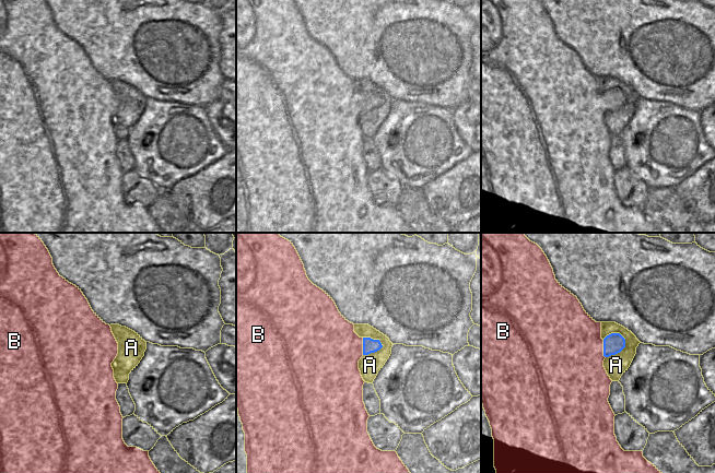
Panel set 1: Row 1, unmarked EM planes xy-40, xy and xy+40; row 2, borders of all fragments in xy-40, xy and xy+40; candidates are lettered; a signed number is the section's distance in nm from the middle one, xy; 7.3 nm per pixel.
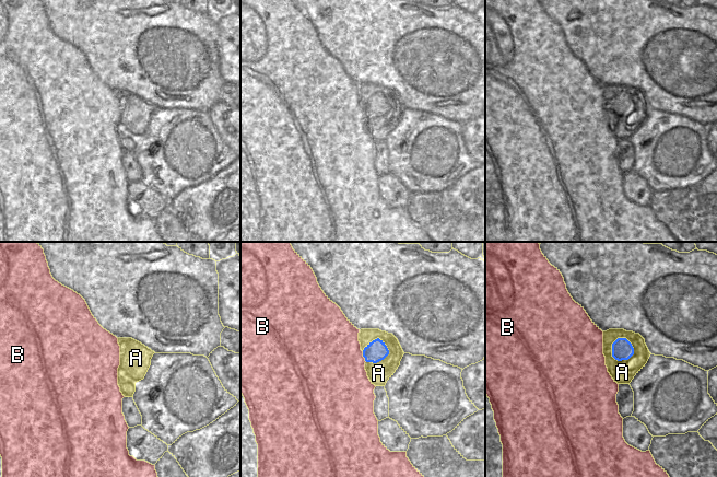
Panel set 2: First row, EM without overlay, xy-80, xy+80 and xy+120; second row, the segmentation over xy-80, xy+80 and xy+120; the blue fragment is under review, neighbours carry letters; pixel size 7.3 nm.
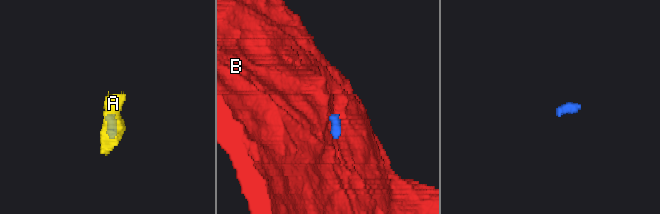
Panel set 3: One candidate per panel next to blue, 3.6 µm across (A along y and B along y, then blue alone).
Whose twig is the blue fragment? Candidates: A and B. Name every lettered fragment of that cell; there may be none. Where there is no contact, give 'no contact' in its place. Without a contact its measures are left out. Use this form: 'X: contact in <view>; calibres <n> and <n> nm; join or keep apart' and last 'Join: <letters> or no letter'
A: contact in xy+40; calibres 150 and 160 nm; join
B: contact in xy+40; calibres 150 and 500 nm; keep apart
Join: A

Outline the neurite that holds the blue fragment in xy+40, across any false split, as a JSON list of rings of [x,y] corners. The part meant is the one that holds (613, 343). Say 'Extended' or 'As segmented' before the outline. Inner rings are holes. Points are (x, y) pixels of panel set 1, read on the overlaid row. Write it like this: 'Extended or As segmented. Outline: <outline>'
Extended. Outline: [[[601,322],[603,340],[603,367],[612,381],[619,381],[630,367],[636,347],[641,343],[636,336],[616,322]]]

